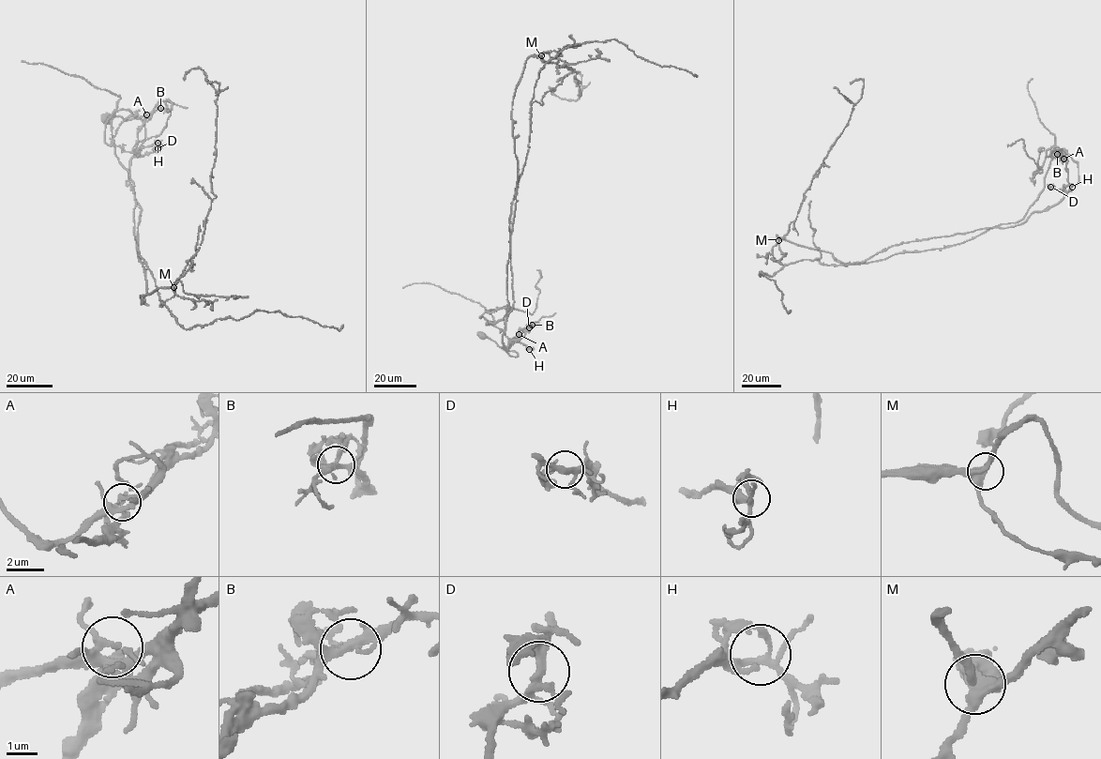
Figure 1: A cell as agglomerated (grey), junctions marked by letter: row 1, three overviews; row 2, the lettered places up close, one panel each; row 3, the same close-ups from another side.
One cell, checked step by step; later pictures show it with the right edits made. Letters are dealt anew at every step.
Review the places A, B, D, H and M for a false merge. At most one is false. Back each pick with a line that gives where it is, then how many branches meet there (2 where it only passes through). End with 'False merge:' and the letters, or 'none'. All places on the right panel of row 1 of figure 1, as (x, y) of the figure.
A: place (1063, 159); branches 5
False merge: A

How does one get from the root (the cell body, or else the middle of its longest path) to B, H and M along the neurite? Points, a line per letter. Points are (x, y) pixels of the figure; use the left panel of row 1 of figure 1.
B: (106, 118), (119, 115), (143, 122), (145, 138), (134, 150), (144, 118), (160, 108)
H: (106, 118), (119, 115), (143, 122), (145, 138), (133, 148), (134, 157), (143, 148), (158, 143)
M: (106, 118), (143, 122), (134, 150), (145, 116), (117, 110), (112, 141), (134, 184), (142, 304), (173, 287)

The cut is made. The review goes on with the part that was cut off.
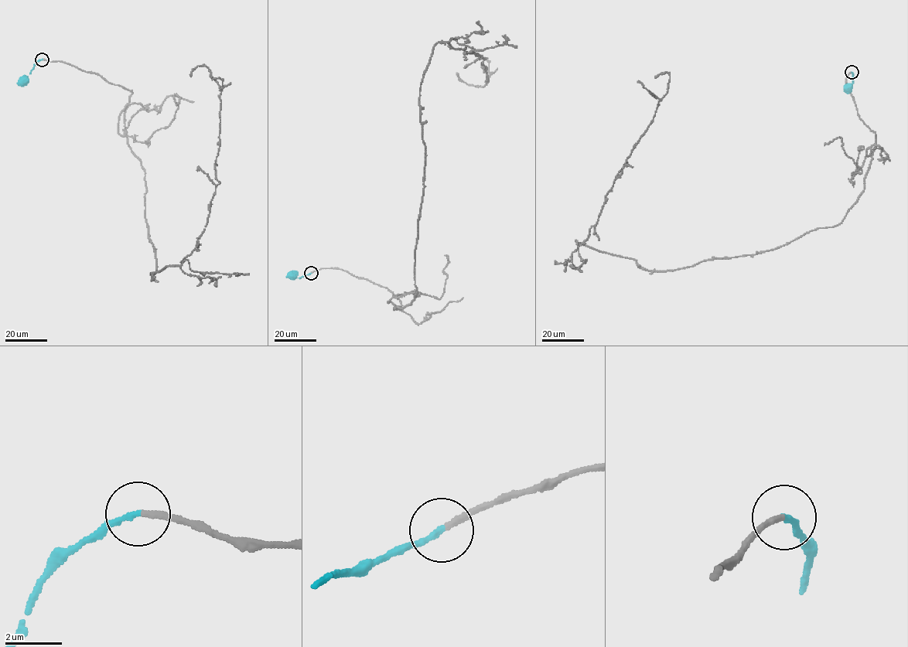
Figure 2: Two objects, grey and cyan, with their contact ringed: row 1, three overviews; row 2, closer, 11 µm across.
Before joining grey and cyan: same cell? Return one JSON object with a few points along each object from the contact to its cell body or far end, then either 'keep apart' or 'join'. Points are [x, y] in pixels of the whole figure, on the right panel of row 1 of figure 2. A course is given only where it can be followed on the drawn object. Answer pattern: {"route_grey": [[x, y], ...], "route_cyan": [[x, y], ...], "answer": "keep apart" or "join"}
{"route_grey": [[851, 73], [875, 145], [843, 220], [663, 270], [578, 245], [667, 90], [669, 73], [654, 78]], "route_cyan": [[851, 73], [852, 83], [847, 89]], "answer": "join"}

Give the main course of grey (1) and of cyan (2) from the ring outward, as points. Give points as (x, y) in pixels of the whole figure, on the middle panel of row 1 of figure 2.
1: (311, 273), (386, 287), (394, 309), (415, 298), (420, 88), (438, 42), (486, 57), (482, 86), (457, 73)
2: (311, 273), (298, 278), (294, 274)

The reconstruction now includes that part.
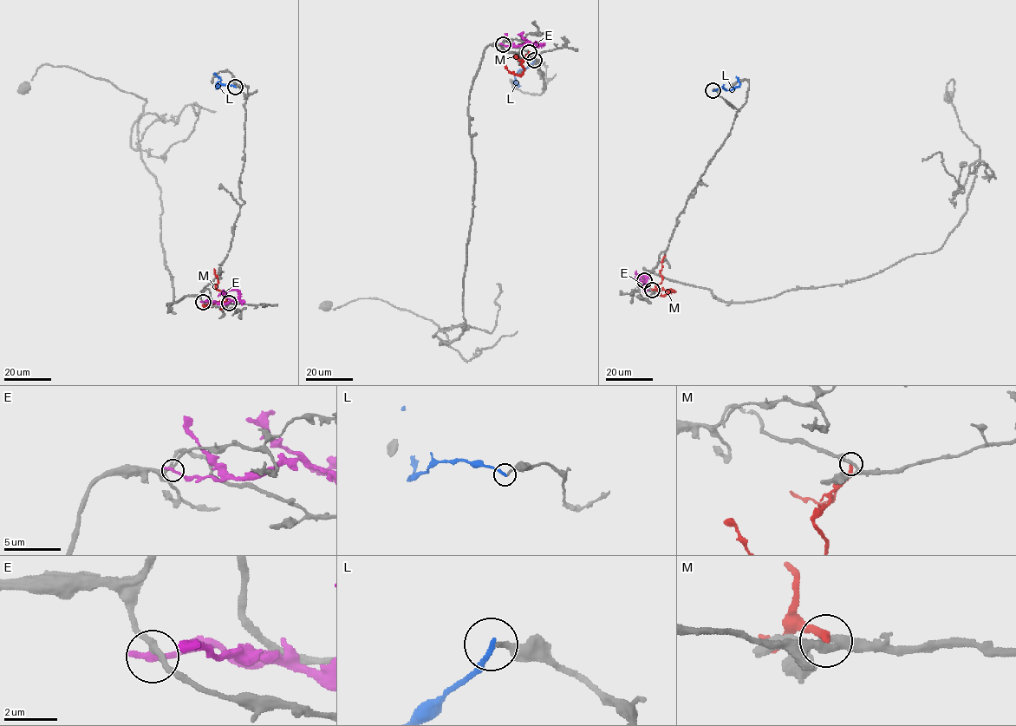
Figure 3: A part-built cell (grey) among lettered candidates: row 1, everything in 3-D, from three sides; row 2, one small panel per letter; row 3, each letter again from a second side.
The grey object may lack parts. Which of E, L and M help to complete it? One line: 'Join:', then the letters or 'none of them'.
Join: none of them

